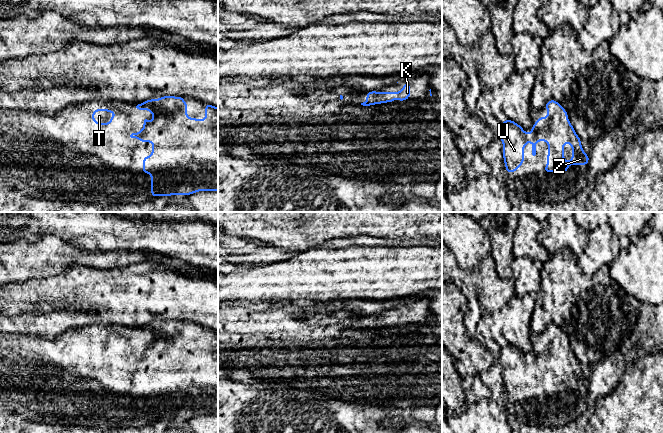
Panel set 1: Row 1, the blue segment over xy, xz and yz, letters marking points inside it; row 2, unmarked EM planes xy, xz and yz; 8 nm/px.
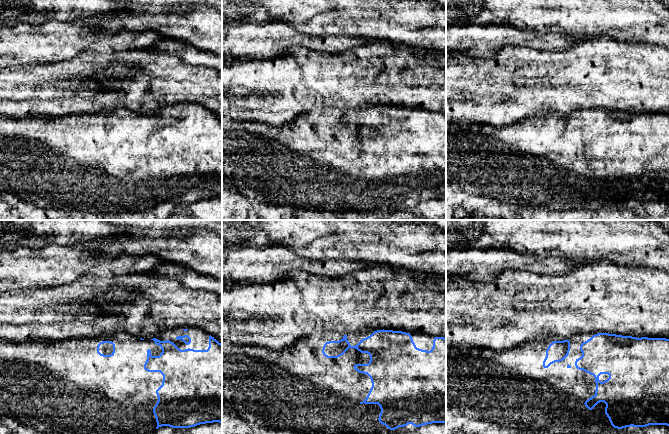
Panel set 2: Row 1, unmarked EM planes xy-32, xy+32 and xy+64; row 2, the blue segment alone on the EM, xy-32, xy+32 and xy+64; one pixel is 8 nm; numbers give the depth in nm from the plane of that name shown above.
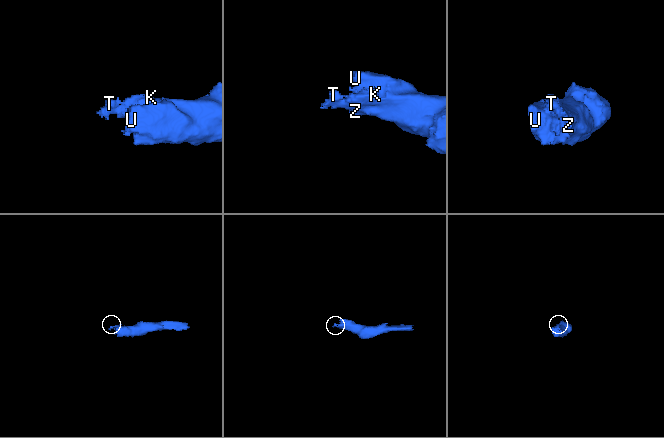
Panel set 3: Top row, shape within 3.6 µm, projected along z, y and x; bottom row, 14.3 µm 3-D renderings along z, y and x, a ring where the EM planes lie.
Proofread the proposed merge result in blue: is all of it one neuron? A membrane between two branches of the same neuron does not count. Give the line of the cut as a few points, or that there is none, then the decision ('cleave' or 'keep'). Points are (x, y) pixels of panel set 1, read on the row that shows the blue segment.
no cut | keep

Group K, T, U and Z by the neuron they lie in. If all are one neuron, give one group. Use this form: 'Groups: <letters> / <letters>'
Groups: K T U Z

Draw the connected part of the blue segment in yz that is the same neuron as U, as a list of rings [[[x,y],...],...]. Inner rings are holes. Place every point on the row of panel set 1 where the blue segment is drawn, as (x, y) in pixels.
[[[551,99],[545,106],[548,110],[547,117],[537,118],[532,125],[531,133],[525,133],[524,129],[516,122],[506,119],[500,123],[499,139],[503,142],[503,159],[506,173],[514,173],[524,163],[524,146],[532,142],[532,155],[536,155],[536,142],[548,142],[548,156],[545,160],[548,164],[544,167],[545,173],[556,171],[568,172],[569,165],[589,164],[587,155],[581,145],[581,139],[574,131],[568,120],[568,113],[560,103]],[[564,143],[572,146],[572,160],[564,160]]]

